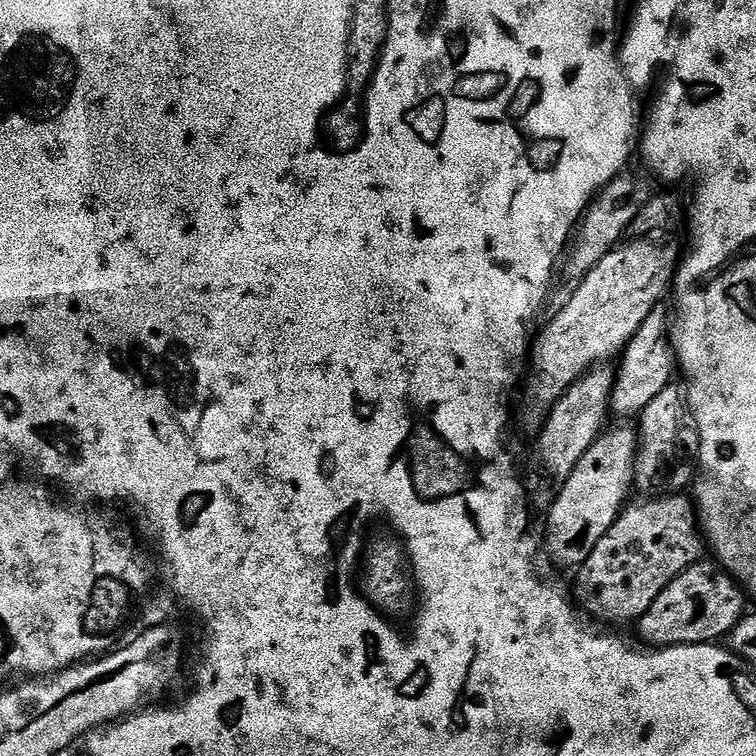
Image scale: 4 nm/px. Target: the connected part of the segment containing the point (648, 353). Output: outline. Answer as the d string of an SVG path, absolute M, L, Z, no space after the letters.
M656 307L638 326L638 334L630 338L628 345L624 347L622 355L619 357L618 365L615 369L616 381L612 387L611 411L620 416L639 417L640 412L662 390L670 383L673 383L674 373L677 371L676 354L672 350L672 341L670 339L670 316L663 312L663 307Z

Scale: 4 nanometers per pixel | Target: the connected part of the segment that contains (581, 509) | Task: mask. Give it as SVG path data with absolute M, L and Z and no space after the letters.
M612 428L600 433L600 437L592 443L590 450L582 454L578 466L559 485L560 493L548 512L548 552L556 564L564 568L579 569L580 565L590 558L590 550L598 546L598 538L614 526L614 522L629 503L628 491L633 491L636 473L636 441L638 432L632 428Z

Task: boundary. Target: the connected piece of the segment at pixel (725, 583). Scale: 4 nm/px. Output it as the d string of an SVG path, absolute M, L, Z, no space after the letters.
M704 563L691 564L685 572L678 574L678 578L674 578L674 582L670 582L670 586L666 586L666 590L662 590L662 594L658 594L658 598L654 598L650 610L646 610L646 614L640 617L638 621L640 636L645 640L643 643L649 649L673 648L683 644L714 644L731 636L732 631L738 626L738 622L744 619L746 615L744 589L715 563Z

